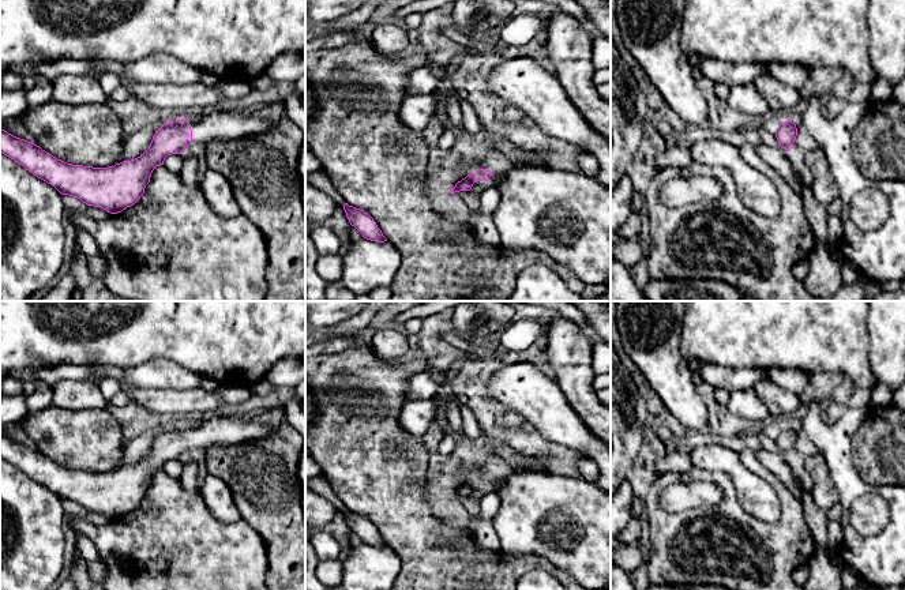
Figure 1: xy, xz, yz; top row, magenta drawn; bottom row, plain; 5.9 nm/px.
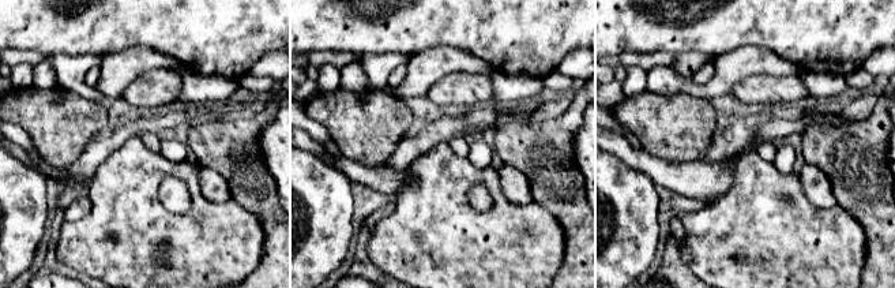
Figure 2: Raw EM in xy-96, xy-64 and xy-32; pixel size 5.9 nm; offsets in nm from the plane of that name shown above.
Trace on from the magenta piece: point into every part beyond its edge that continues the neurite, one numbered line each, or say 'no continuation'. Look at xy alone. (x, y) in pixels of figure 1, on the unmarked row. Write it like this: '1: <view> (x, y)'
1: xy (217, 429)

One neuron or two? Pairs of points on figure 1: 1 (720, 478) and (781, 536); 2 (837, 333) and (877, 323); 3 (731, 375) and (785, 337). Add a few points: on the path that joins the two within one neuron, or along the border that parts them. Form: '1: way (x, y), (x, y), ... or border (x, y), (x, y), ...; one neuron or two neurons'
1: way (729, 498), (729, 504), (762, 534); one neuron
2: border (868, 315), (866, 320), (868, 334), (867, 357); two neurons
3: border (708, 361), (729, 368), (761, 368), (765, 372); two neurons

